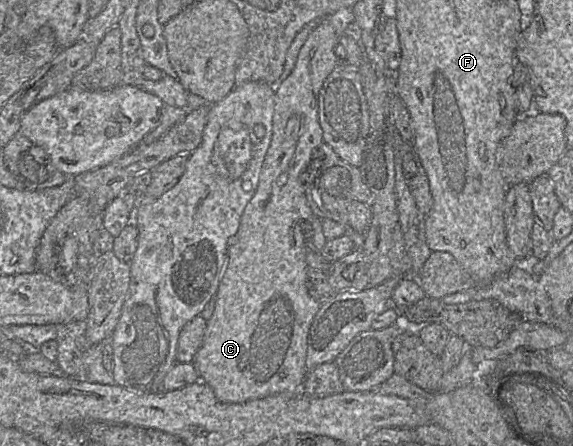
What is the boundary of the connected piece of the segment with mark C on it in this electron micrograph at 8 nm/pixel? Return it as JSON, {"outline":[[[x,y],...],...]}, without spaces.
{"outline":[[[328,16],[320,18],[301,47],[291,73],[275,91],[272,137],[257,189],[243,211],[236,235],[228,245],[214,311],[207,321],[202,345],[192,361],[199,381],[210,386],[217,400],[223,403],[243,403],[280,393],[295,394],[300,392],[307,376],[307,339],[321,304],[310,296],[306,286],[309,268],[303,232],[305,221],[314,215],[299,176],[313,150],[323,142],[323,130],[318,119],[319,93],[325,79],[341,62],[337,55],[338,41],[339,35]]]}

